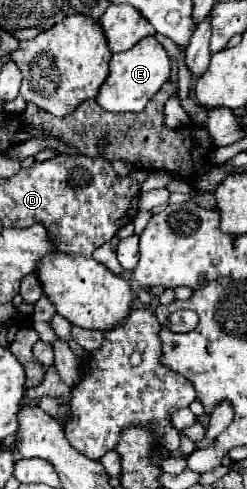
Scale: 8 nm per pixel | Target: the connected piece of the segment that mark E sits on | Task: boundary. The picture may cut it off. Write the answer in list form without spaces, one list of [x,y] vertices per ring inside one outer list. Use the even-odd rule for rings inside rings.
[[[145,37],[137,45],[133,45],[129,51],[117,53],[109,61],[109,79],[101,85],[97,101],[105,111],[125,113],[125,111],[141,111],[147,101],[161,89],[163,83],[169,81],[171,75],[171,61],[161,43],[155,41],[155,37]]]

